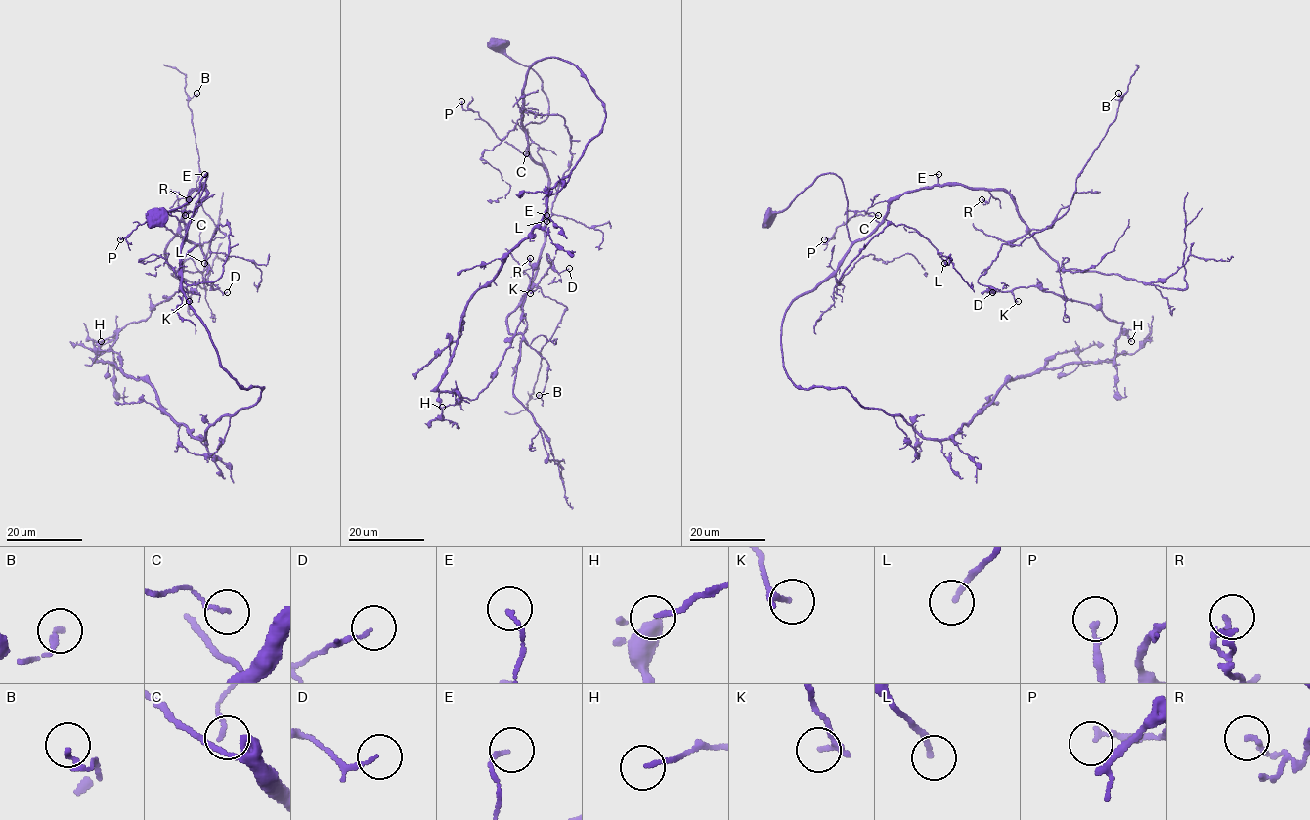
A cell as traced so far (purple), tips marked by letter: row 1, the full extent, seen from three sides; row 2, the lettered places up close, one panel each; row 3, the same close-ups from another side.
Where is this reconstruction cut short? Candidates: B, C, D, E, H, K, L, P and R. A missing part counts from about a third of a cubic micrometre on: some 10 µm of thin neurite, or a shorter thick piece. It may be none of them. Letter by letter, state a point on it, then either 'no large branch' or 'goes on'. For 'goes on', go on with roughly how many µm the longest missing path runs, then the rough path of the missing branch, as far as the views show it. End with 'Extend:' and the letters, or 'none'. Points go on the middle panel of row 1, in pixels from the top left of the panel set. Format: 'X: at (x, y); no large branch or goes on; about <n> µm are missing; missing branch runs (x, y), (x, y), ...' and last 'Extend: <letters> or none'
B: at (539, 395); no large branch
C: at (526, 153); no large branch
D: at (569, 268); no large branch
E: at (546, 215); no large branch
H: at (442, 407); no large branch
K: at (530, 293); no large branch
L: at (546, 221); goes on; about 25 µm are missing; missing branch runs (546, 221), (541, 225), (546, 238), (575, 232), (580, 235)
P: at (461, 101); no large branch
R: at (530, 258); no large branch
Extend: L

